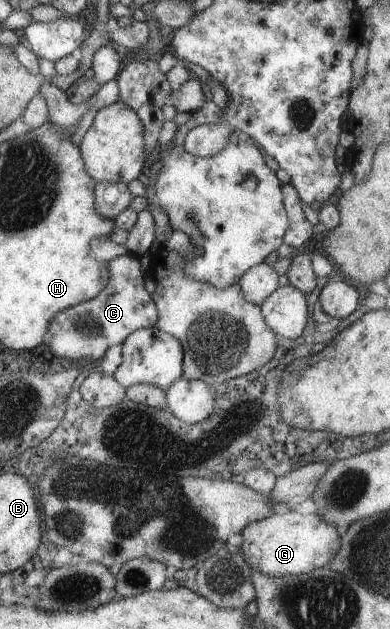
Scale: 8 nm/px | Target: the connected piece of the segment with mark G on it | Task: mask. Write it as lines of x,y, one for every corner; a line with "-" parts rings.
295,509
279,510
272,516
250,523
241,534
243,541
238,552
243,553
253,570
274,578
308,574
314,569
323,568
341,545
339,531
333,524
317,513
301,514

